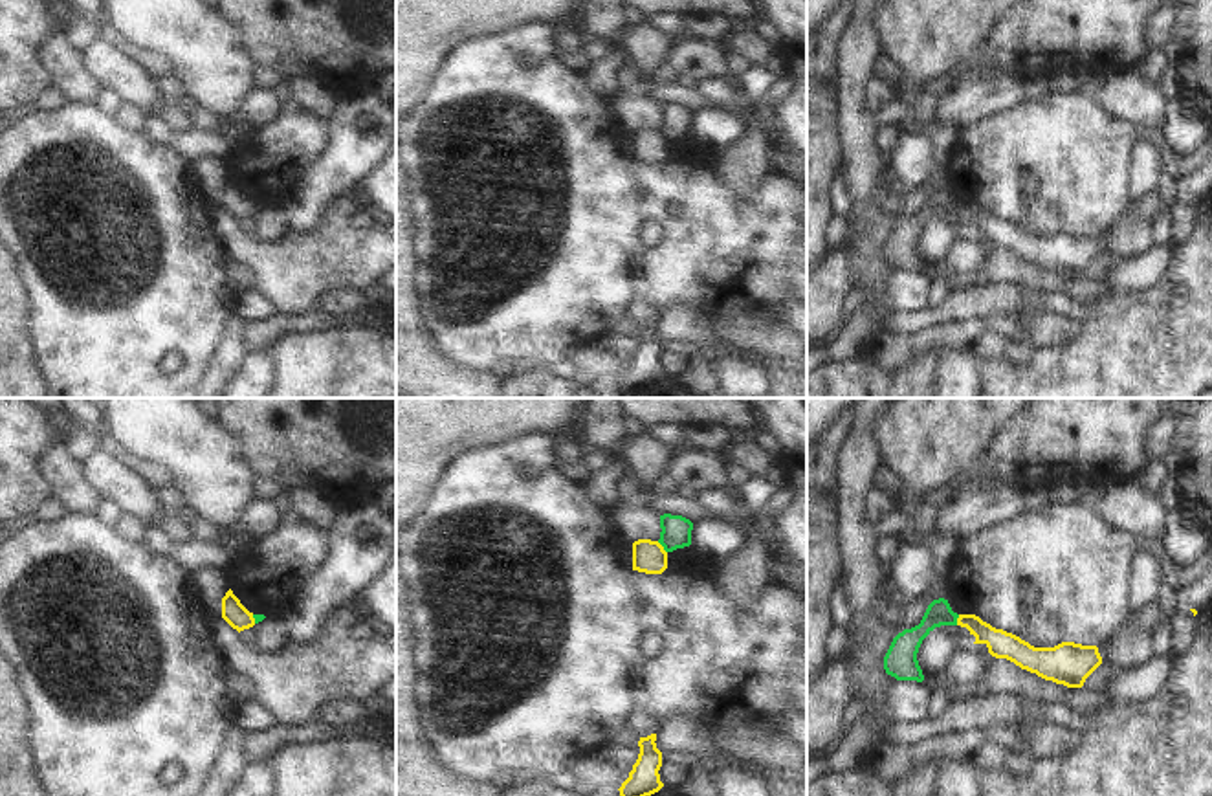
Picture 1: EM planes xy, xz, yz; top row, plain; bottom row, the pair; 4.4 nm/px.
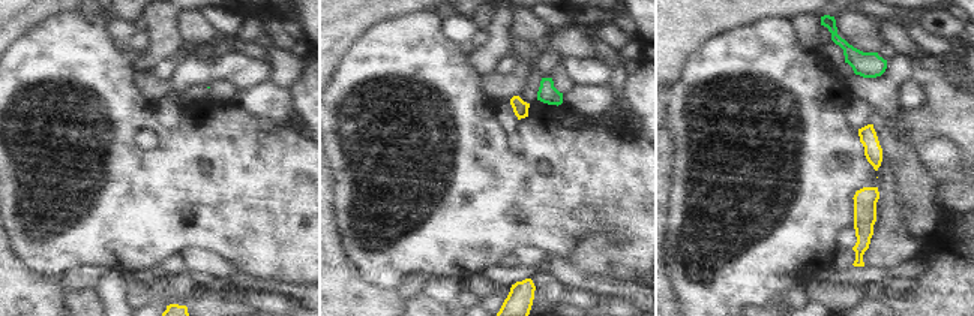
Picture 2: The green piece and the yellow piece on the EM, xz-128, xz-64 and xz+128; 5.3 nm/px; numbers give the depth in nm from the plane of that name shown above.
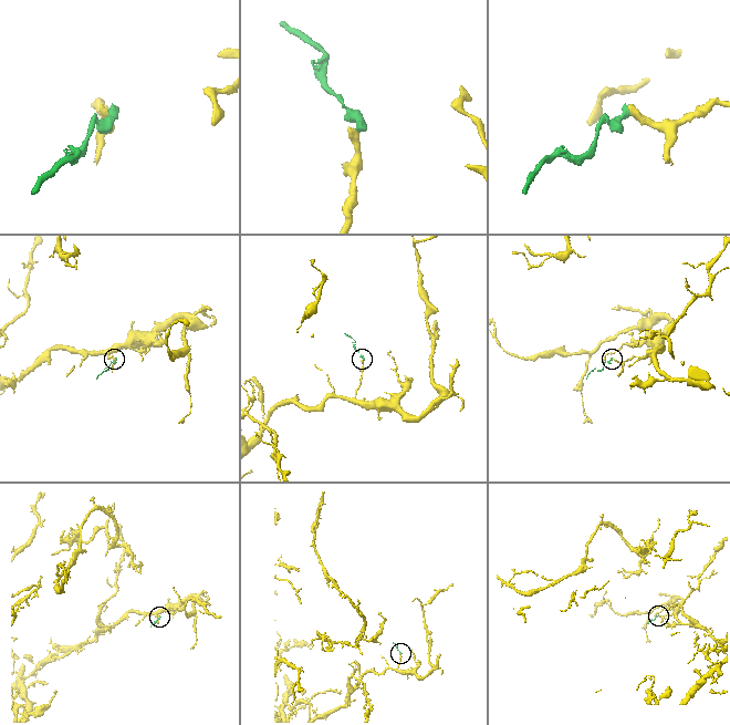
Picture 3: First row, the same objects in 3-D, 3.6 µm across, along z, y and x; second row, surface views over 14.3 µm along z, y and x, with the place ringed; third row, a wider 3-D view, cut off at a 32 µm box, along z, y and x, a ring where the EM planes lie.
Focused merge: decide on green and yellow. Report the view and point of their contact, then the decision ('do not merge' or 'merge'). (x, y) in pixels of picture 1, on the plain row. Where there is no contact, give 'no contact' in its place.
xz (662, 134) | do not merge

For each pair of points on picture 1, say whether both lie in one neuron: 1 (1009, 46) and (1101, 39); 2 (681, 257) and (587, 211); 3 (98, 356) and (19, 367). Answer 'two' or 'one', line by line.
1: one
2: one
3: two

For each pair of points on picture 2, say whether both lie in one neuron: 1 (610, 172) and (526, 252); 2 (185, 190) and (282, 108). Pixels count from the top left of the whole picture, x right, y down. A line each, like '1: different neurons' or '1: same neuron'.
1: different neurons
2: different neurons

